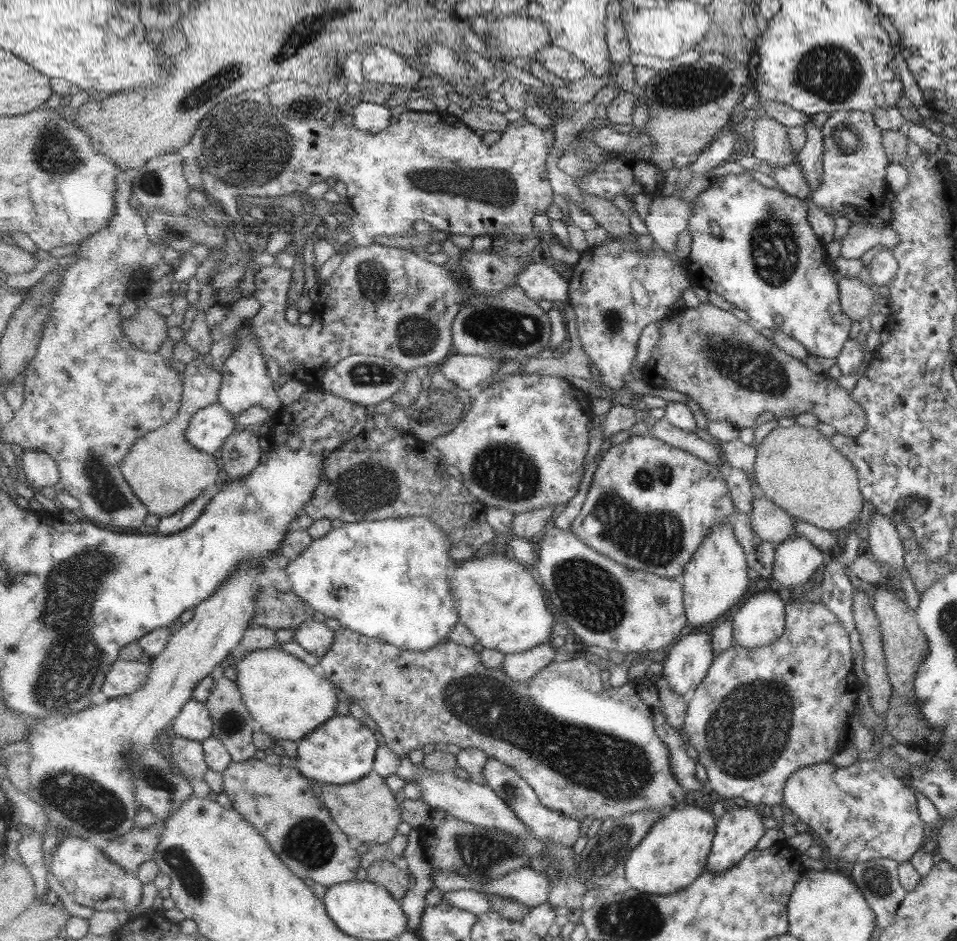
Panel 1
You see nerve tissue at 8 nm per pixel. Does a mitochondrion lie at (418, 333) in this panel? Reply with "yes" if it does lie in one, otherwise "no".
yes

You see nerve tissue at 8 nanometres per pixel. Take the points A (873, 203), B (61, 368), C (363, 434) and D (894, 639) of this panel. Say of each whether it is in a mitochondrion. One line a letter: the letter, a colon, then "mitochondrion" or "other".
A: other
B: mitochondrion
C: other
D: other

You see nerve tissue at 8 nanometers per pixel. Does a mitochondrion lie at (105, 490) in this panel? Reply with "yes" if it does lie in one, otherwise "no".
yes

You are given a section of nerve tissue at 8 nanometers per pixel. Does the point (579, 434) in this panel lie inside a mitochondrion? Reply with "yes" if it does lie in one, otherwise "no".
no

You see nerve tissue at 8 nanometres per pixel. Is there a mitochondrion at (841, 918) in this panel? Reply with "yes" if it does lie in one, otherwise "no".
no

